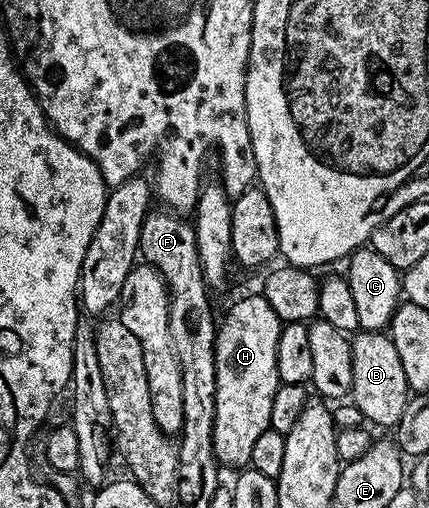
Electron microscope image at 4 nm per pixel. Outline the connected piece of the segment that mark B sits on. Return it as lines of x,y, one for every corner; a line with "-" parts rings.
360,331
351,338
351,342
354,359
351,400
358,407
358,411
362,411
365,422
373,421
376,425
395,427
406,411
410,400
410,390
392,338
384,331
378,333

